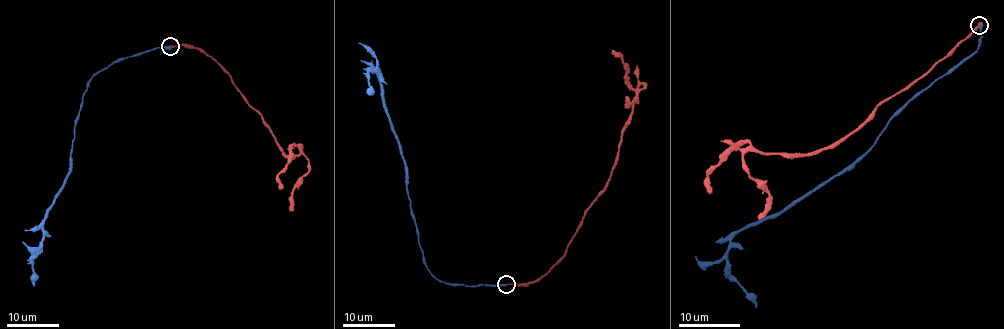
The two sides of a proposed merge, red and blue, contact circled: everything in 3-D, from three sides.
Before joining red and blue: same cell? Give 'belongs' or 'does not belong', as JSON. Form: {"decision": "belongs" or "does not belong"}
{"decision": "does not belong"}

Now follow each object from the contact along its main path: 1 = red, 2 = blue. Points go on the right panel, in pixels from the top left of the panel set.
1: (980, 25), (829, 145), (809, 153), (743, 155), (746, 171), (768, 193), (768, 210), (759, 219)
2: (980, 25), (975, 52), (918, 92), (849, 165), (731, 239), (728, 273), (756, 307)

